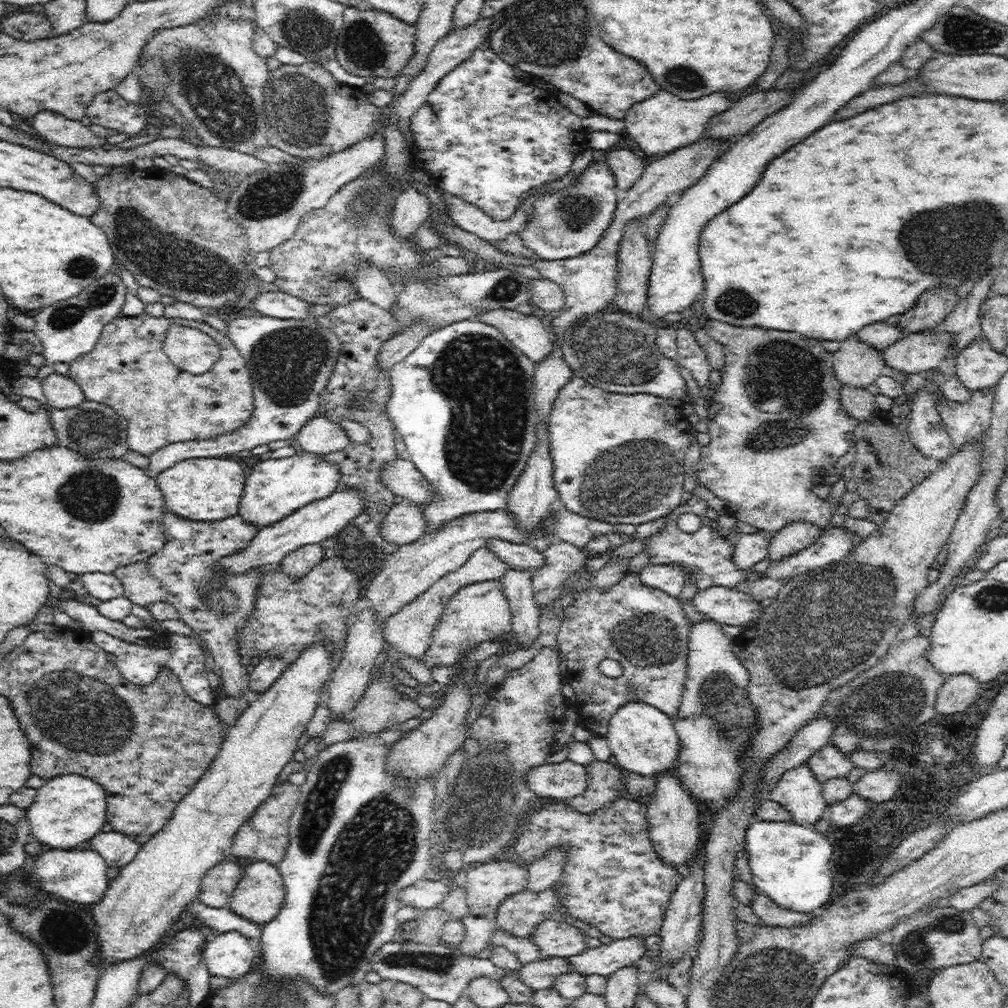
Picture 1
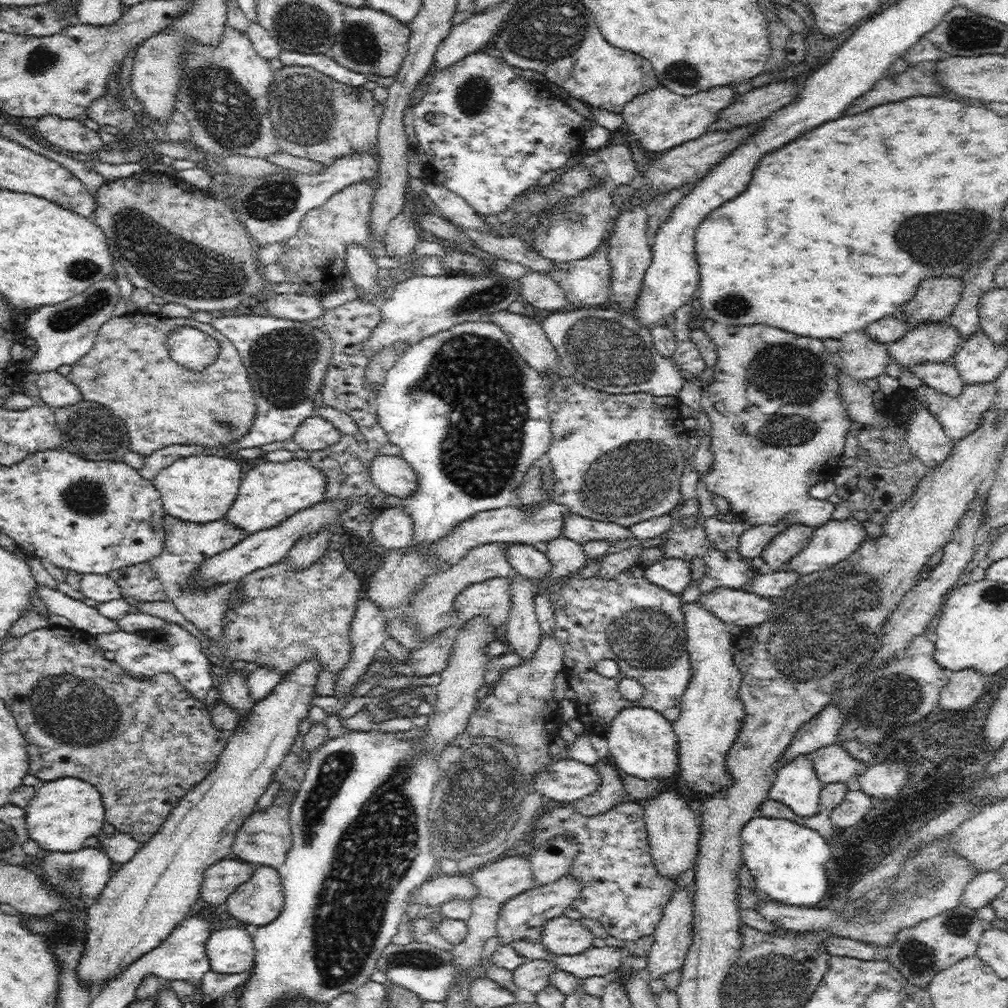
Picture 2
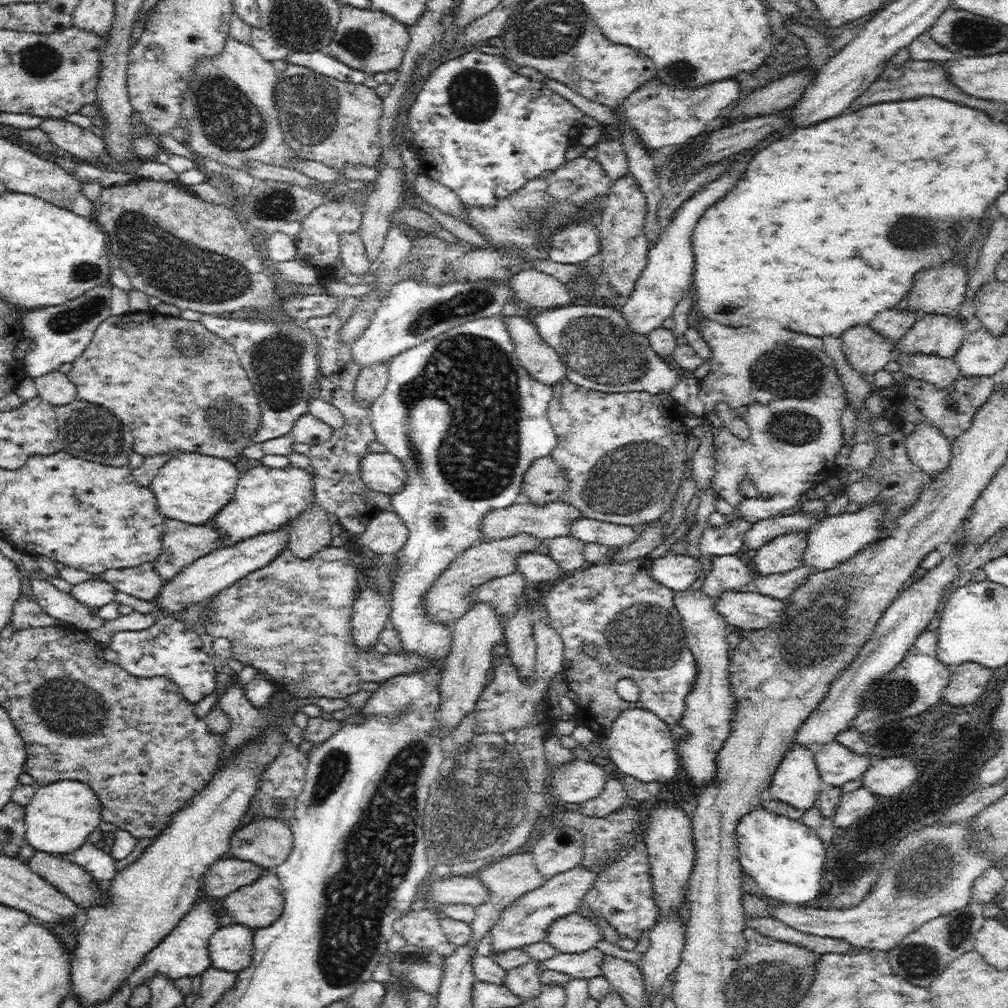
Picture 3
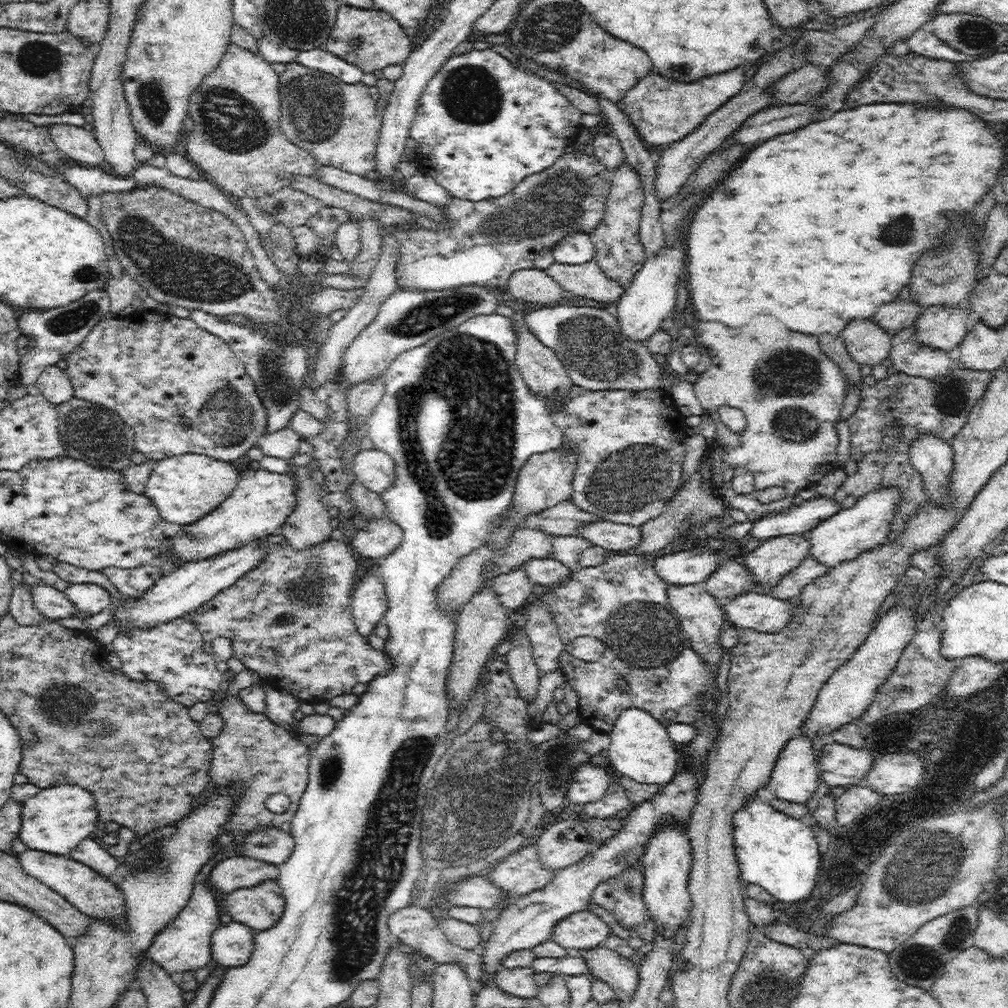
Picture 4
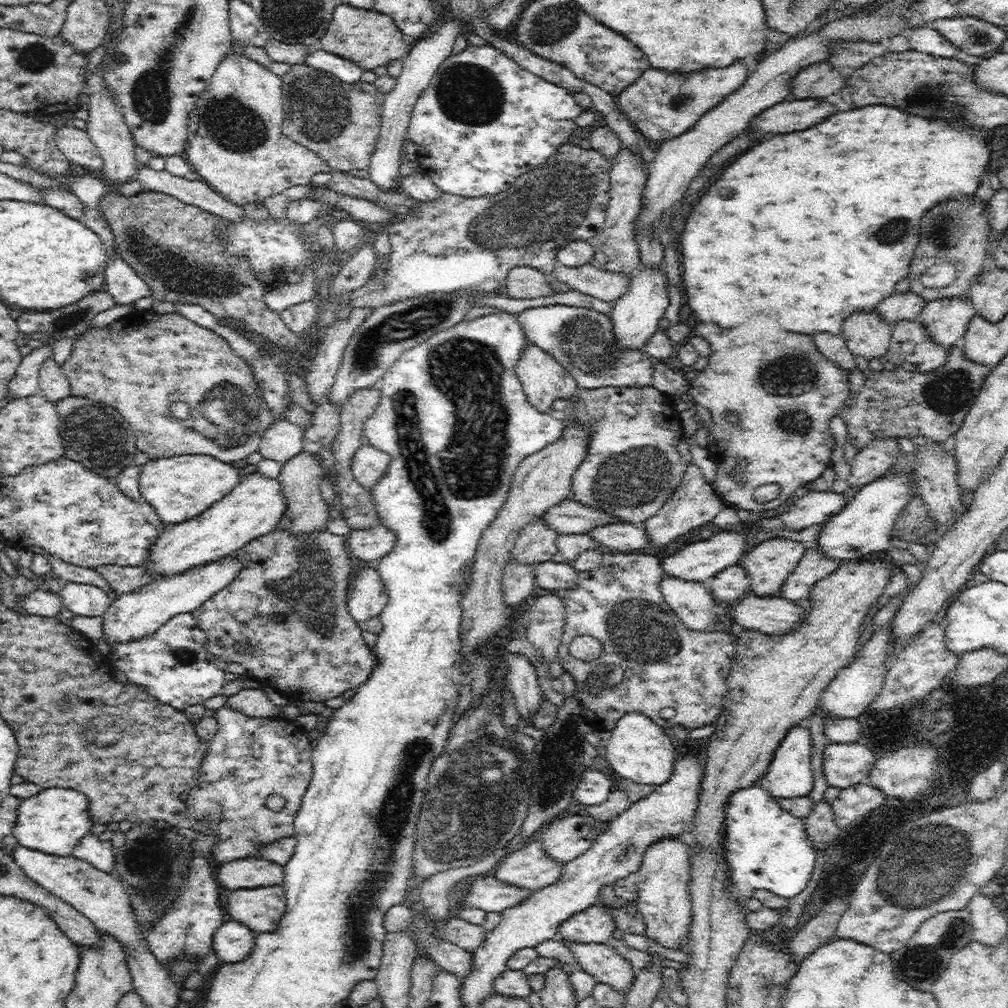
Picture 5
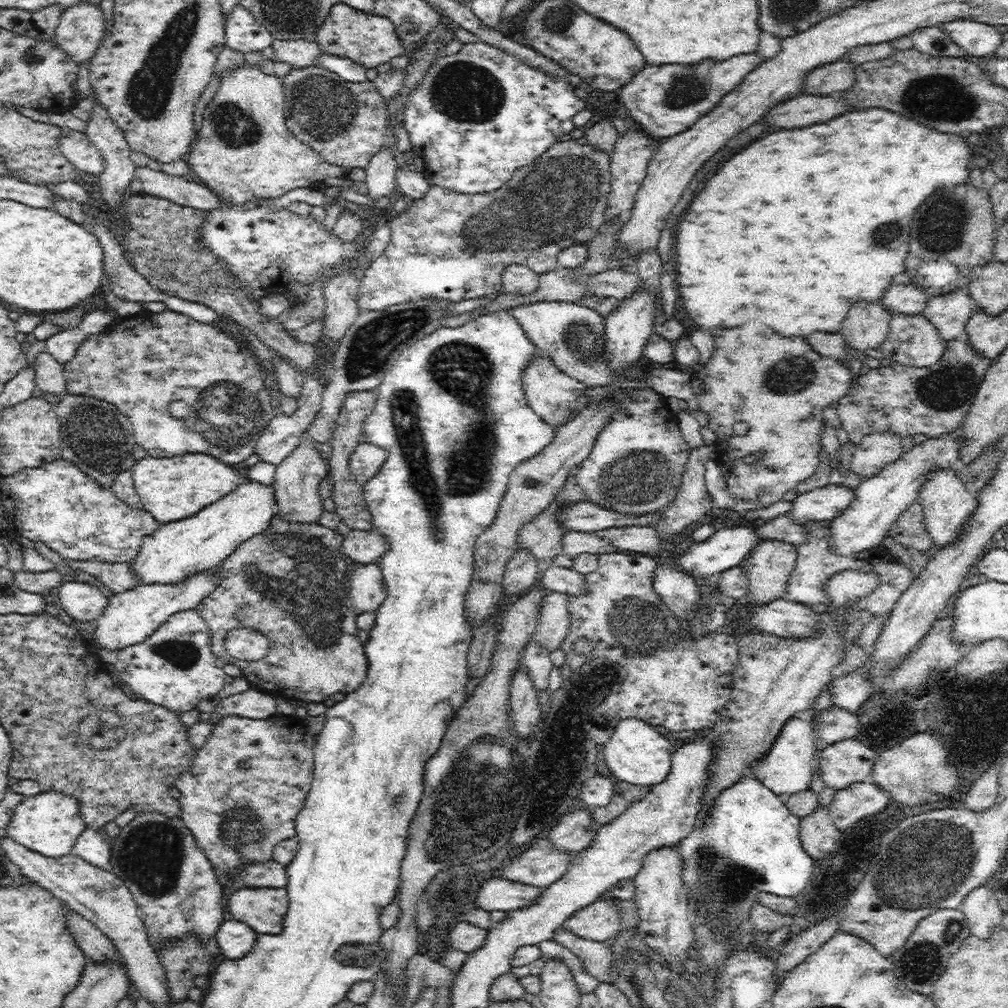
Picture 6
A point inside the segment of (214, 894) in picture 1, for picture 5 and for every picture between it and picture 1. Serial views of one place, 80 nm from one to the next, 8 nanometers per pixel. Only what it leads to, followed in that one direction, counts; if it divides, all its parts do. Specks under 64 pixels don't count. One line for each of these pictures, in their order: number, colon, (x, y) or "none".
2: (223, 878)
3: (225, 876)
4: (231, 874)
5: (251, 872)

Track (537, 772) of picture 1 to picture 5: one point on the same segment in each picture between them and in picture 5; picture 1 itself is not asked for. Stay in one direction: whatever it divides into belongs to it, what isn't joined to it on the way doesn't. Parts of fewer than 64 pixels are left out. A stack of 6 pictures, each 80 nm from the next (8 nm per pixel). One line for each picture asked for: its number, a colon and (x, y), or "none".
2: (566, 779)
3: (577, 781)
4: (590, 783)
5: (594, 787)

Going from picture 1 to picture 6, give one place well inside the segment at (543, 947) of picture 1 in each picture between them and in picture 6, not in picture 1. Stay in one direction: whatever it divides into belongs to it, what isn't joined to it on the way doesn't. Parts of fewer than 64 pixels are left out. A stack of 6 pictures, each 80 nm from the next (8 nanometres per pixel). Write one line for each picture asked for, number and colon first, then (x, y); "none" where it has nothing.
2: (562, 936)
3: (571, 934)
4: (584, 930)
5: (595, 925)
6: (602, 920)

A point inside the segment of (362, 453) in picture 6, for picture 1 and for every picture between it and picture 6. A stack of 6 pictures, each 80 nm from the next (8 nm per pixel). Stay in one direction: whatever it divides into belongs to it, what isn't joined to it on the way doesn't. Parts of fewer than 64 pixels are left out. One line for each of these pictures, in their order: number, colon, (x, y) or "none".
1: (400, 476)
2: (393, 475)
3: (382, 472)
4: (375, 469)
5: (370, 464)

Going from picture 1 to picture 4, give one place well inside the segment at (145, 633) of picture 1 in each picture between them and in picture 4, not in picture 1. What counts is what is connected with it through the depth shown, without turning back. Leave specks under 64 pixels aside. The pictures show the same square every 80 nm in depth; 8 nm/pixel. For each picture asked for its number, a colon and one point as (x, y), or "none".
2: (87, 618)
3: (61, 605)
4: (52, 603)

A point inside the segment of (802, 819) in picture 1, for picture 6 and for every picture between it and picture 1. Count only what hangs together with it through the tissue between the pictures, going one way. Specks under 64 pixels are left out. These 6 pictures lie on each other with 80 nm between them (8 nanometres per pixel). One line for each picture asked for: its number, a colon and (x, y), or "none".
2: (796, 784)
3: (797, 780)
4: (794, 777)
5: (789, 775)
6: (787, 768)

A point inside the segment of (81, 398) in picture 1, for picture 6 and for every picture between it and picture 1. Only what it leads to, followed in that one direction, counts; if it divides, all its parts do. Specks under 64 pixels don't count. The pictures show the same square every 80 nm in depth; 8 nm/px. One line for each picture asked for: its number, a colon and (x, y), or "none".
2: (56, 390)
3: (56, 388)
4: (53, 383)
5: (53, 385)
6: (48, 373)

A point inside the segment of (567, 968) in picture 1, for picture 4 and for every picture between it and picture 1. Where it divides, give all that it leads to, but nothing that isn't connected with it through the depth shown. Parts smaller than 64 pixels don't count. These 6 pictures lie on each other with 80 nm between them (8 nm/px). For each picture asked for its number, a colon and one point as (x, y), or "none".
2: (532, 975)
3: (524, 980)
4: (519, 981)

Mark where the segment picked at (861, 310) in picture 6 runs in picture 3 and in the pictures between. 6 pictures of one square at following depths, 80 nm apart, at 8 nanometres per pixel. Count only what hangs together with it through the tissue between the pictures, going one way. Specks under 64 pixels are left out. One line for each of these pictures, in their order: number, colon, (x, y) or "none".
3: (867, 351)
4: (868, 343)
5: (867, 334)

